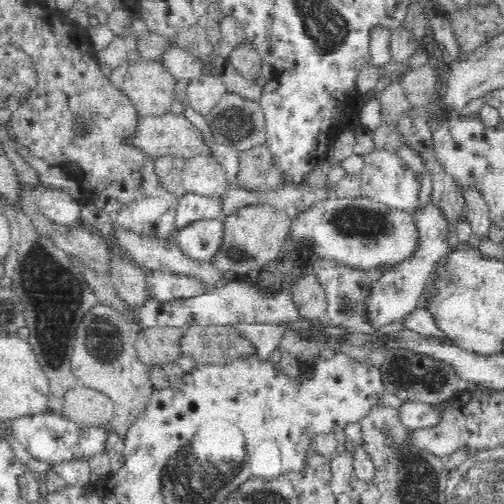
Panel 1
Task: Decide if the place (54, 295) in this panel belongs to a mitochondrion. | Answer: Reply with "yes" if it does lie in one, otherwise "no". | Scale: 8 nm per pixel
yes

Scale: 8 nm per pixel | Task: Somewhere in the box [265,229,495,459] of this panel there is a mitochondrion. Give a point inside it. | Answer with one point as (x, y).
(403, 374)

